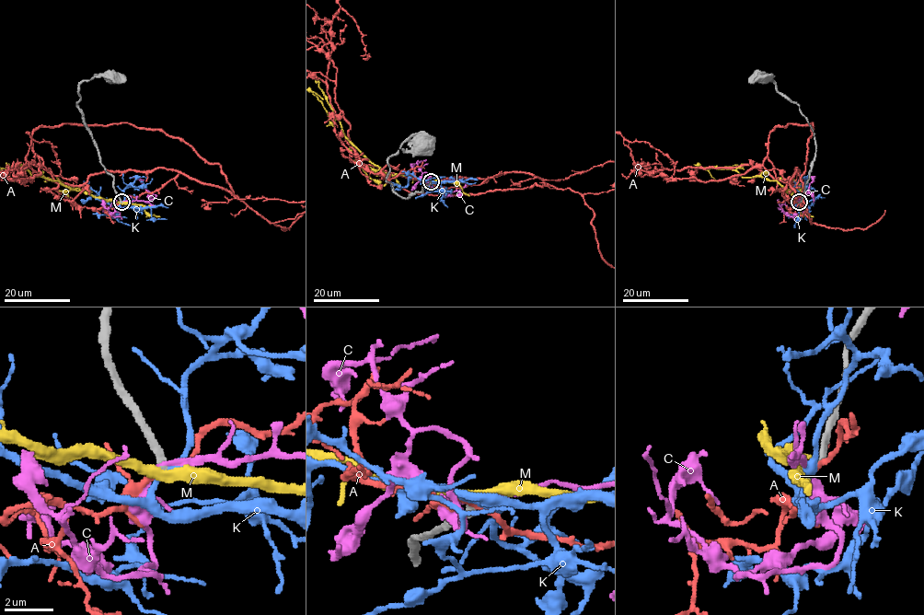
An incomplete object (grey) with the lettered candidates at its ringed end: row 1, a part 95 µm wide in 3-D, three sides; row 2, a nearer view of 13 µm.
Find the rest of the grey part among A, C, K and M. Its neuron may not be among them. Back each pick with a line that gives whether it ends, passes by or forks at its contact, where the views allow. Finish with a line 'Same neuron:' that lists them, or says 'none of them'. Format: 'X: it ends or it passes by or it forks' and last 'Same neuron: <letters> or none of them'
Same neuron: none of them

